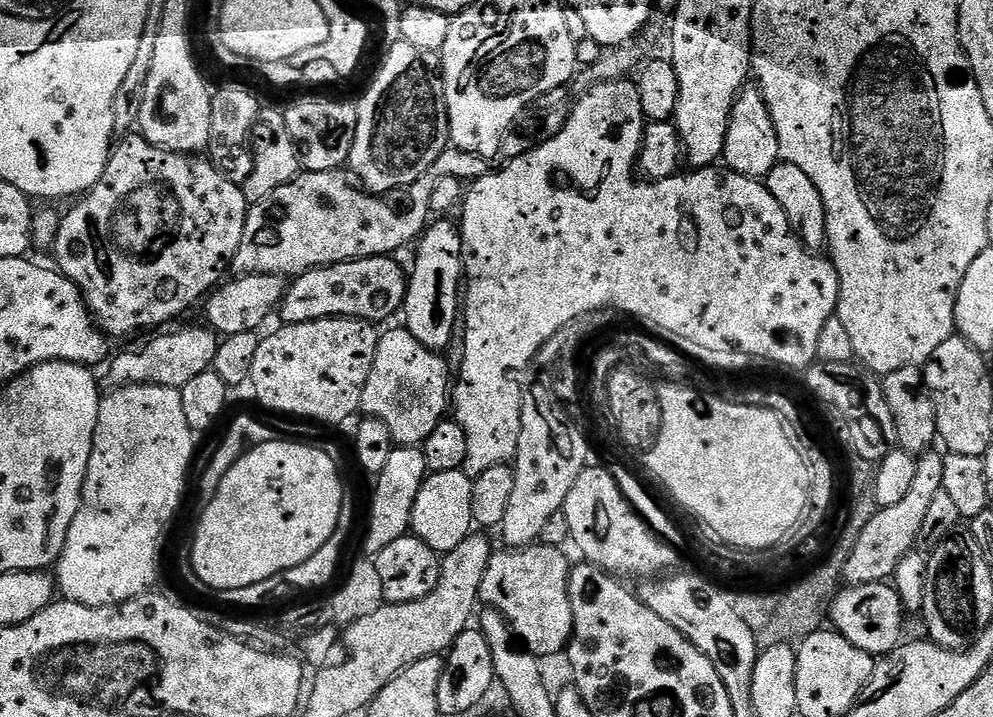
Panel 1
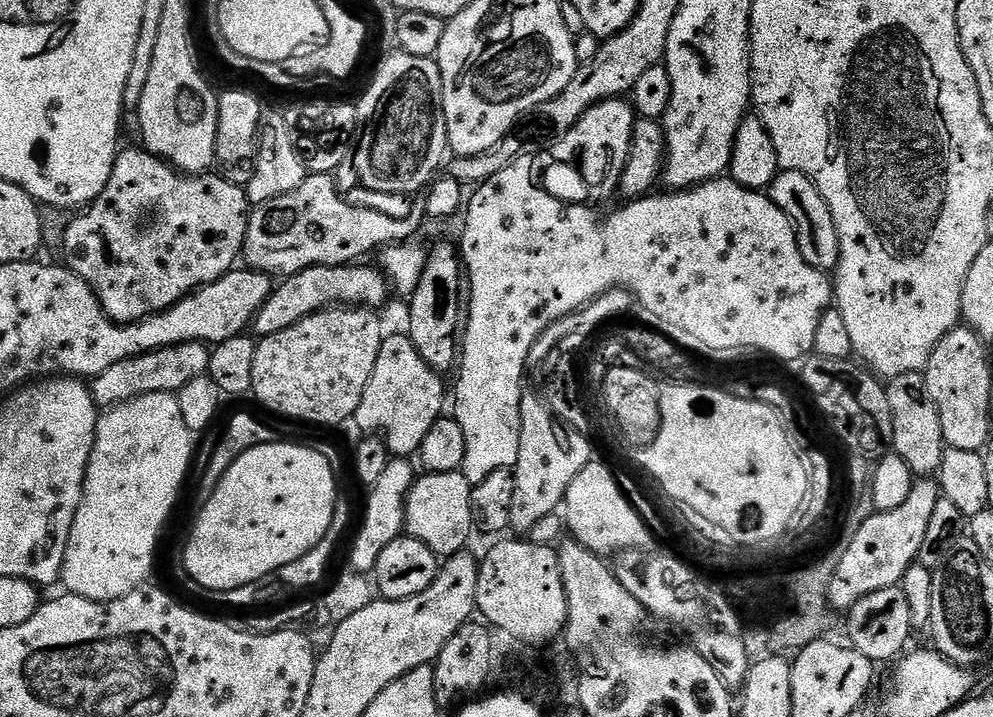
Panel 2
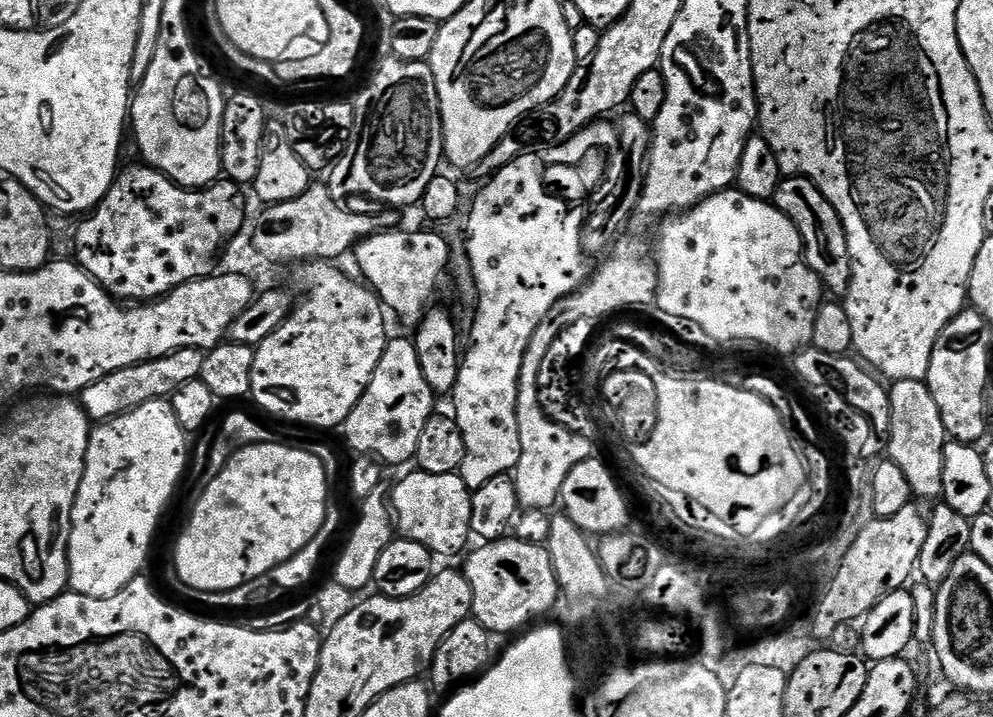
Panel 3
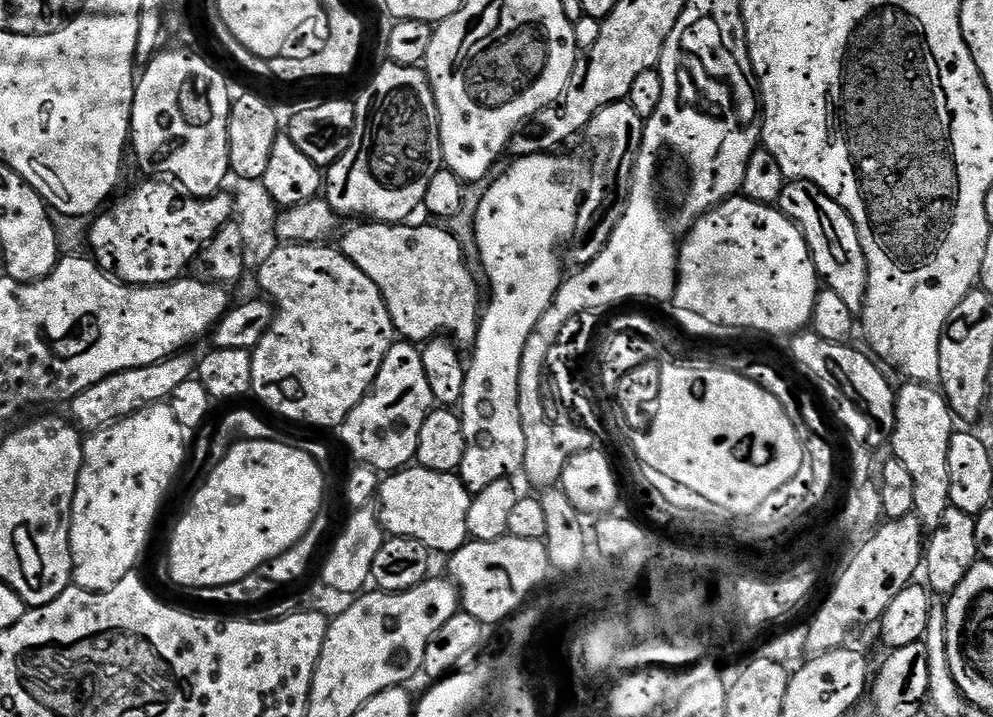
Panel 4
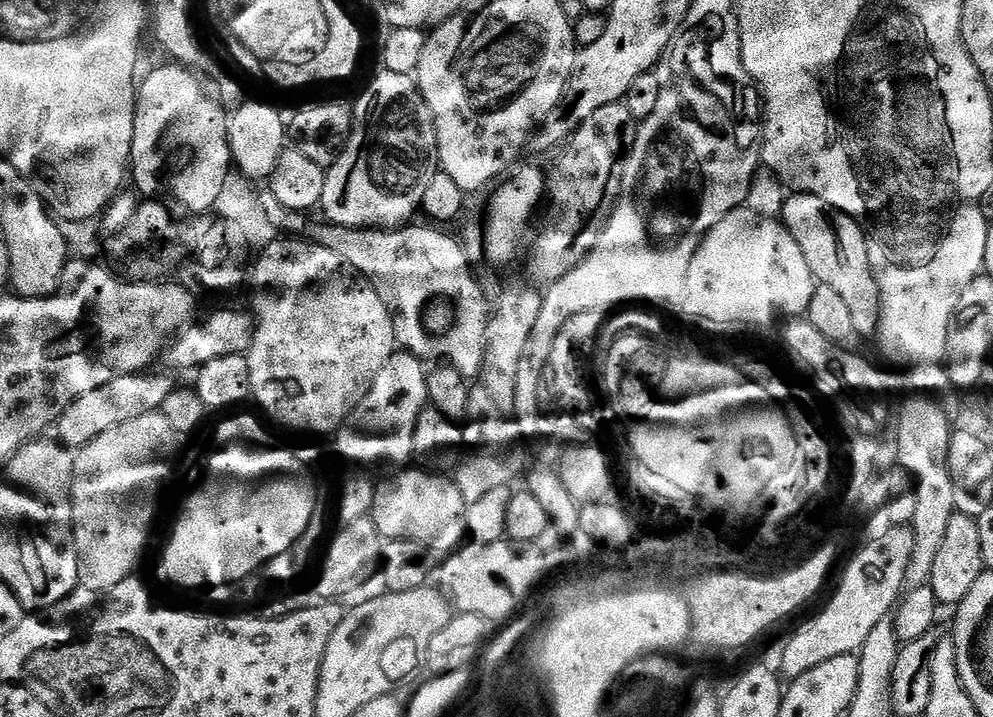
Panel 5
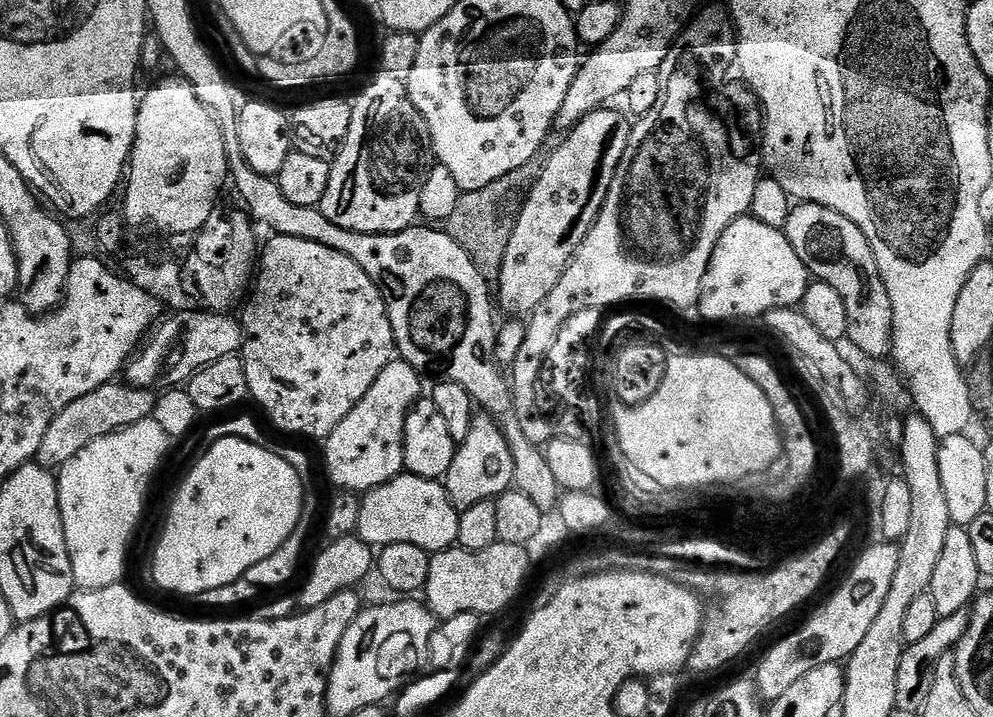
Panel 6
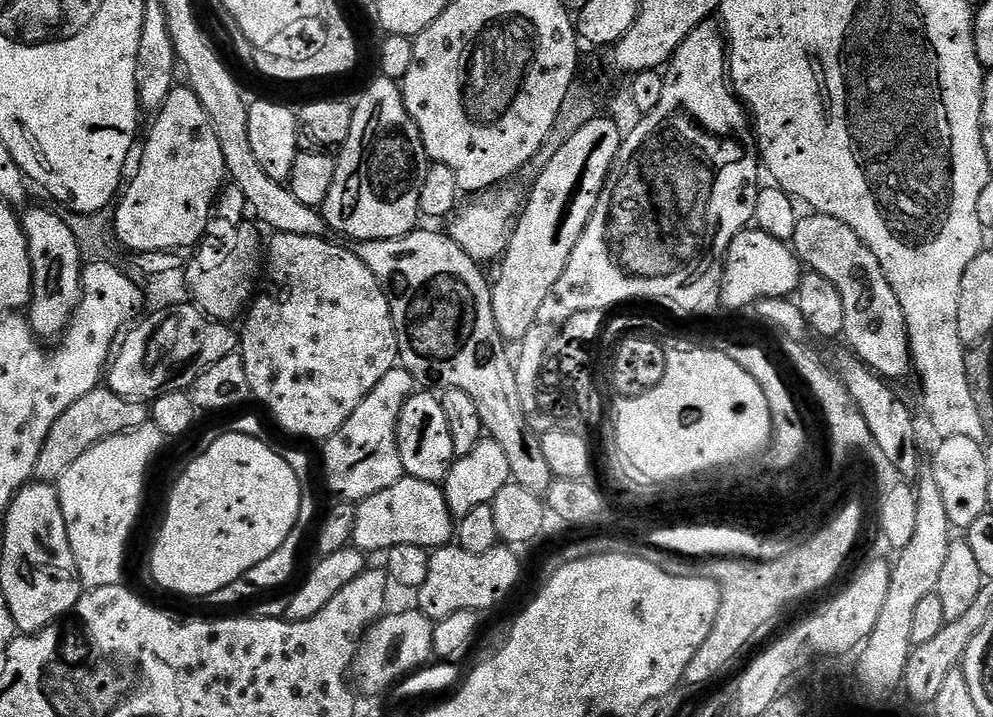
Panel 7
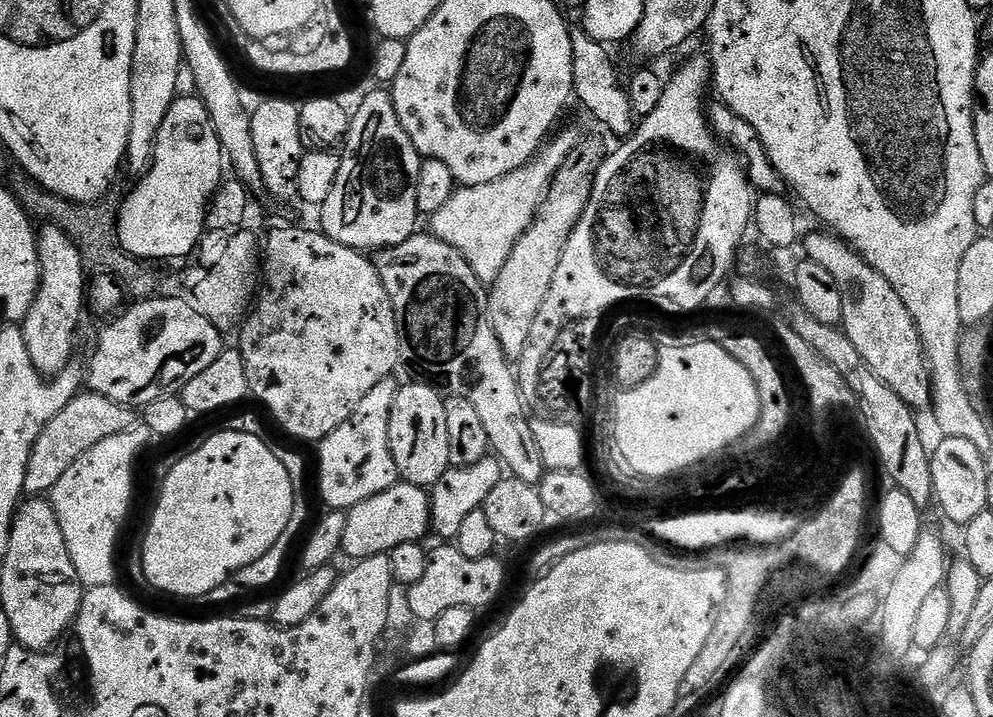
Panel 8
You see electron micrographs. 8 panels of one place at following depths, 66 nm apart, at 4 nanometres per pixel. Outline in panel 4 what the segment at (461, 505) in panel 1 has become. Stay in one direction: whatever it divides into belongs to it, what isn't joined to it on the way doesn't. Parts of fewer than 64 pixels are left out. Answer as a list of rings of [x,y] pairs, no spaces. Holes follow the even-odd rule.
[[[419,466],[401,468],[381,479],[378,489],[380,524],[389,537],[417,540],[433,554],[451,554],[470,539],[466,514],[470,514],[472,497],[473,493],[456,472],[435,472]]]

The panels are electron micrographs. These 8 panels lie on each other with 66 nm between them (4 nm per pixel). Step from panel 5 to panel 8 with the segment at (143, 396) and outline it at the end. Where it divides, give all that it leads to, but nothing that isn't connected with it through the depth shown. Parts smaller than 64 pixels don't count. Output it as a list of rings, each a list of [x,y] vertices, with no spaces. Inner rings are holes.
[[[91,390],[81,391],[59,414],[54,414],[54,418],[46,422],[42,434],[38,434],[38,442],[34,442],[26,470],[25,493],[32,498],[51,493],[58,478],[62,478],[62,474],[66,474],[66,470],[70,470],[70,466],[74,466],[74,462],[78,462],[78,458],[90,450],[90,446],[98,446],[102,438],[122,434],[122,430],[130,430],[137,423],[137,413],[129,405],[119,404]]]

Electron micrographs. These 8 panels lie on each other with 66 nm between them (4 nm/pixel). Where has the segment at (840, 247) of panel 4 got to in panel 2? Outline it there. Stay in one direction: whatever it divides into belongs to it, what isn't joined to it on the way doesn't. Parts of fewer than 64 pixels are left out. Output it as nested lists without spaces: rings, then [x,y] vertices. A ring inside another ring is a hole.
[[[782,170],[766,190],[768,197],[776,206],[781,208],[790,218],[790,222],[796,231],[796,241],[802,250],[802,258],[810,262],[810,266],[819,269],[820,272],[831,273],[840,266],[840,243],[838,242],[838,230],[834,226],[834,218],[830,214],[830,206],[826,206],[821,192],[813,184],[808,175],[800,171]]]

